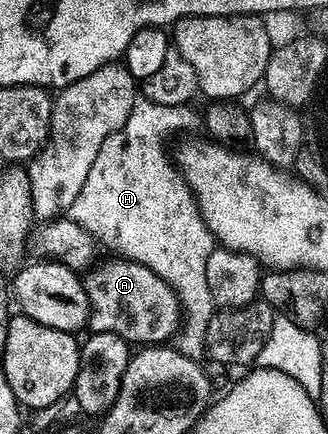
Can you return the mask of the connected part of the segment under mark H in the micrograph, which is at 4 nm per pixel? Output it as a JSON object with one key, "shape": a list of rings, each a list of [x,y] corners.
{"shape":[[[138,99],[128,115],[127,122],[114,134],[108,135],[100,147],[84,187],[68,210],[68,216],[71,221],[84,227],[84,231],[91,233],[99,246],[107,245],[114,252],[111,254],[156,271],[156,275],[160,275],[160,279],[168,283],[180,306],[180,328],[176,333],[176,348],[179,353],[198,355],[205,350],[208,323],[216,312],[212,291],[208,291],[208,255],[212,255],[216,242],[208,231],[198,210],[198,204],[182,174],[171,160],[169,162],[166,159],[166,136],[173,129],[188,128],[194,121],[191,111],[190,105],[165,105]]]}

